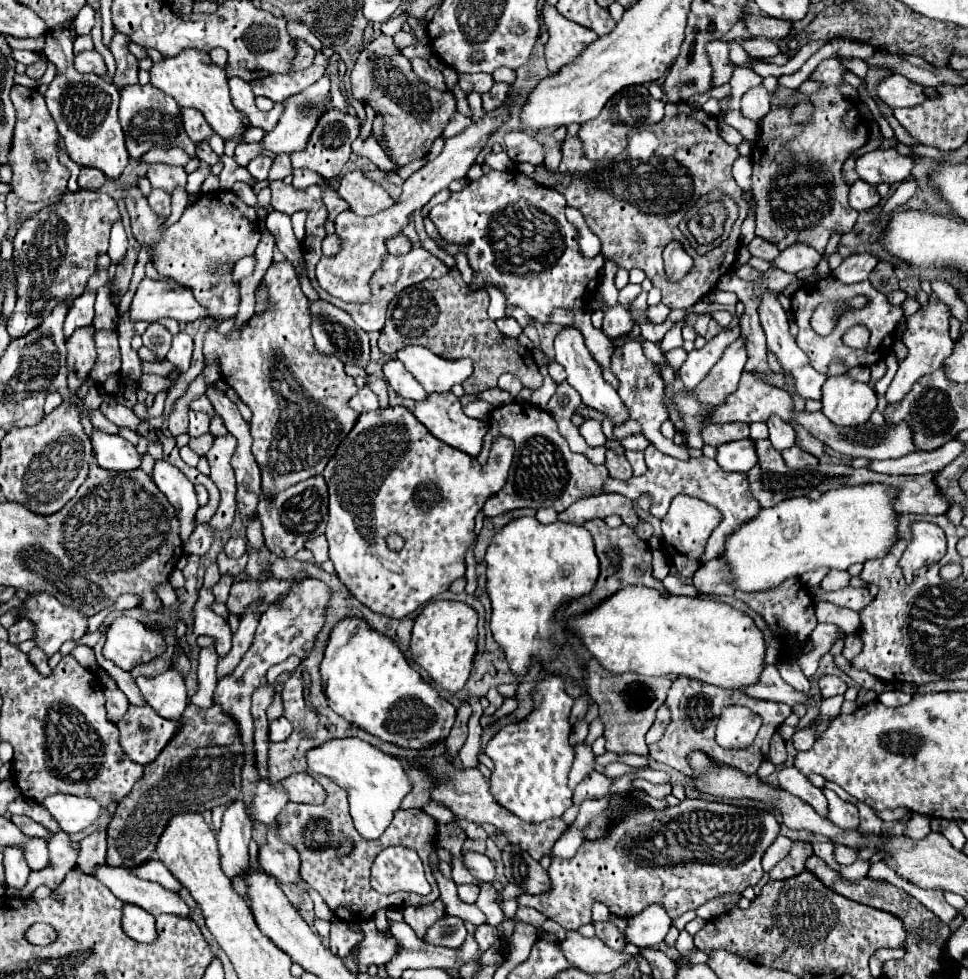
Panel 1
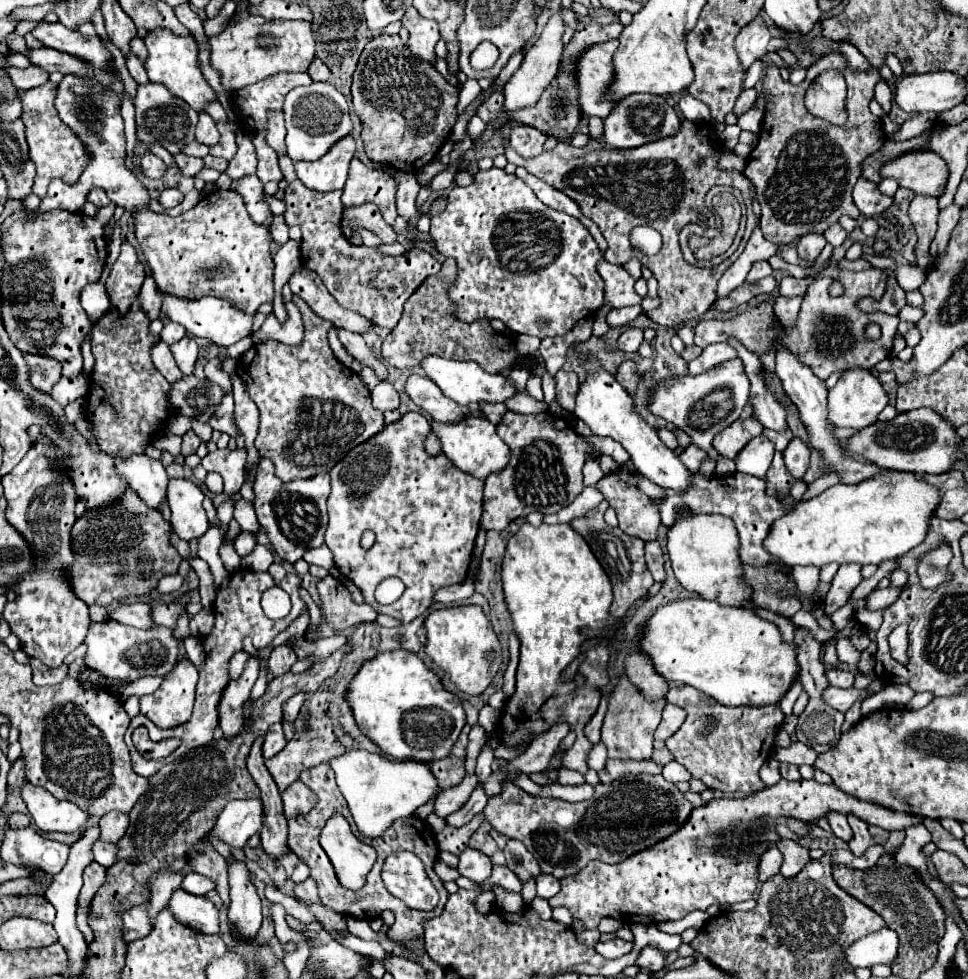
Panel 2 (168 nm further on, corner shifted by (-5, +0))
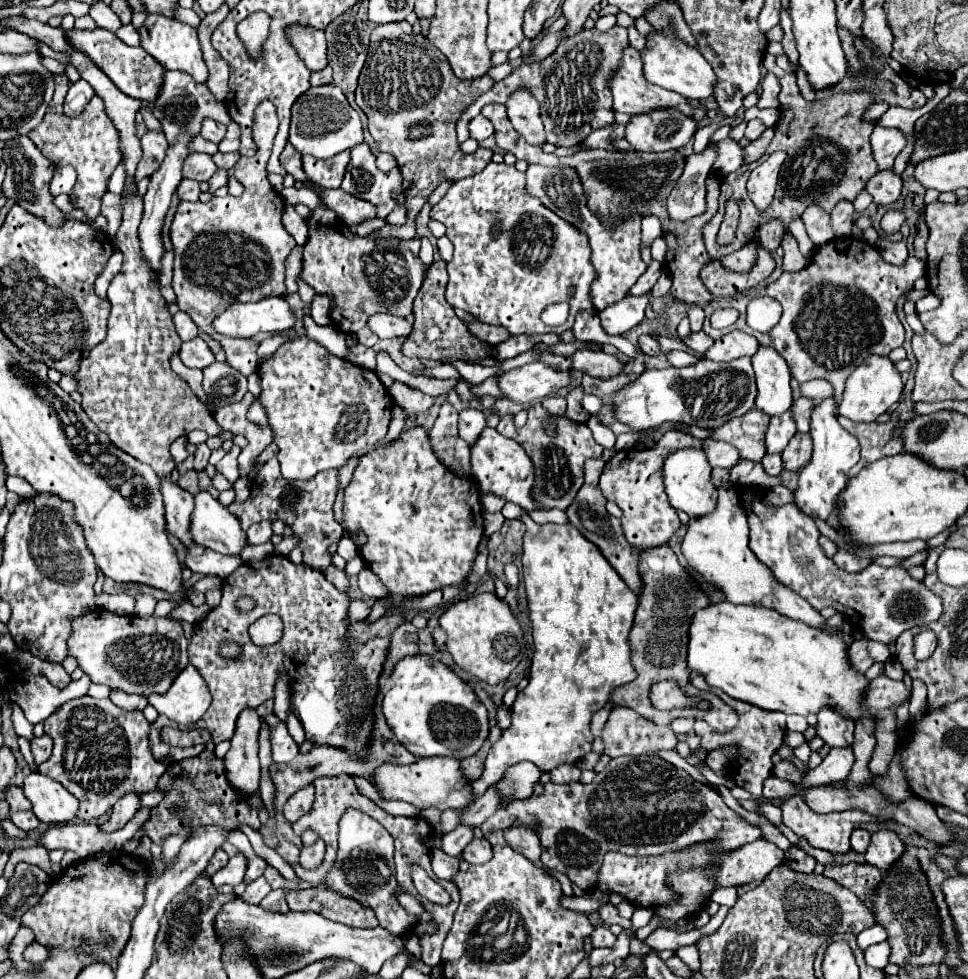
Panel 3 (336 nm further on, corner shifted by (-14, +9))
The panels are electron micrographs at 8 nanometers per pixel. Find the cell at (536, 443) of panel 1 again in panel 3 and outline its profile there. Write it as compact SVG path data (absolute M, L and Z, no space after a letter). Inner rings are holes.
M536 403L528 409L528 421L522 429L514 427L514 417L512 415L504 415L496 427L498 433L502 433L508 439L514 439L518 445L522 445L522 449L528 453L528 457L532 457L534 469L536 469L536 485L534 485L534 497L536 501L540 501L542 507L556 507L566 511L568 505L574 501L578 489L584 483L584 461L590 457L600 457L602 455L602 447L592 439L592 431L586 425L576 425L570 423L564 417L554 417L558 421L558 435L550 437L544 433L542 429L542 419L548 417L548 411Z

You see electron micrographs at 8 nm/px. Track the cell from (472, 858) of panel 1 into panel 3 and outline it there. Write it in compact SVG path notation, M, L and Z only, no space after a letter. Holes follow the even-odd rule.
M480 837L480 839L472 839L462 857L470 863L470 865L484 865L484 861L490 861L492 859L492 845L488 843L488 839Z

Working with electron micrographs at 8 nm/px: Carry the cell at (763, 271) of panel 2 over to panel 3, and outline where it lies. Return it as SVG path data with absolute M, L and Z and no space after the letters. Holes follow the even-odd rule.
M768 219L758 229L760 243L764 243L764 249L768 249L770 253L774 253L774 249L780 247L780 241L782 241L784 233L786 233L786 227L784 227L784 223L780 219Z

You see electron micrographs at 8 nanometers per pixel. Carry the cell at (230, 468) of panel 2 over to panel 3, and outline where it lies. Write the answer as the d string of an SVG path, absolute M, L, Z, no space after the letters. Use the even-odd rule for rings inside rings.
M232 447L232 451L230 453L226 453L224 455L224 459L216 465L216 469L218 469L218 473L222 473L230 483L234 483L238 477L240 477L240 473L238 473L238 453L240 453L240 447Z

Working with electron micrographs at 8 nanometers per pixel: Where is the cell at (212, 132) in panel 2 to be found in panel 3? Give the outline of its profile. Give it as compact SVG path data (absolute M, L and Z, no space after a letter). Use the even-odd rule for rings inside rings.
M212 119L204 121L202 131L200 131L200 135L202 135L206 141L212 141L212 143L220 143L222 137L224 137L224 133L226 133L226 127L224 127L222 123L218 123L218 121L212 121Z

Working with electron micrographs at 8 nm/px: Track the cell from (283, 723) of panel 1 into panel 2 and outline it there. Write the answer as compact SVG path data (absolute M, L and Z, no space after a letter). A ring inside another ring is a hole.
M277 722L275 726L271 726L265 734L265 744L263 744L263 756L271 758L275 756L279 750L283 750L283 746L287 744L285 734L283 734L283 726Z

